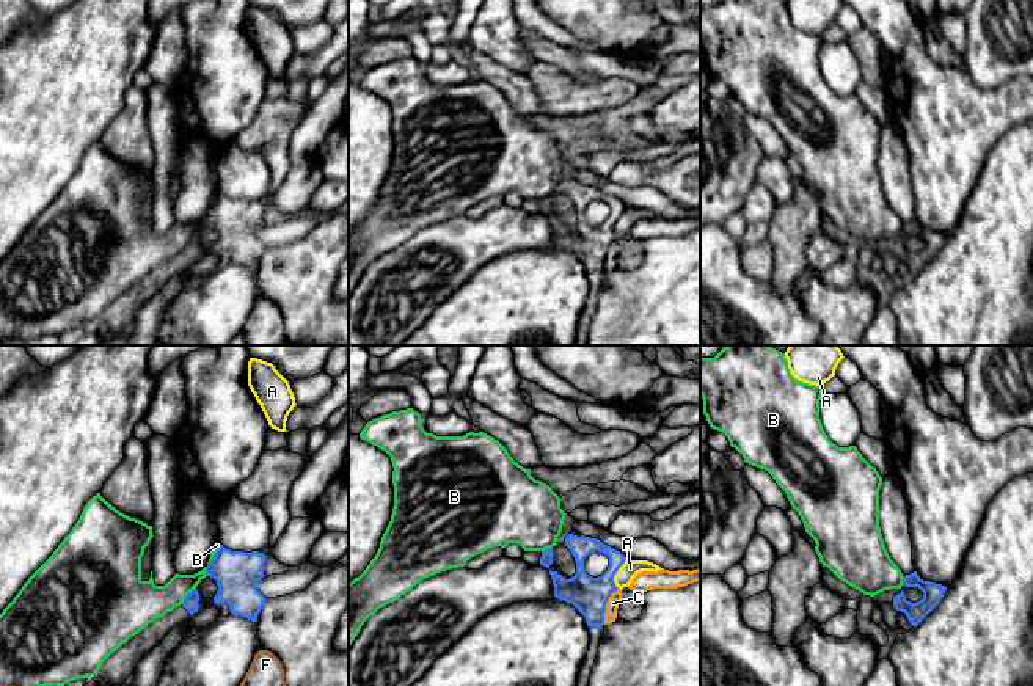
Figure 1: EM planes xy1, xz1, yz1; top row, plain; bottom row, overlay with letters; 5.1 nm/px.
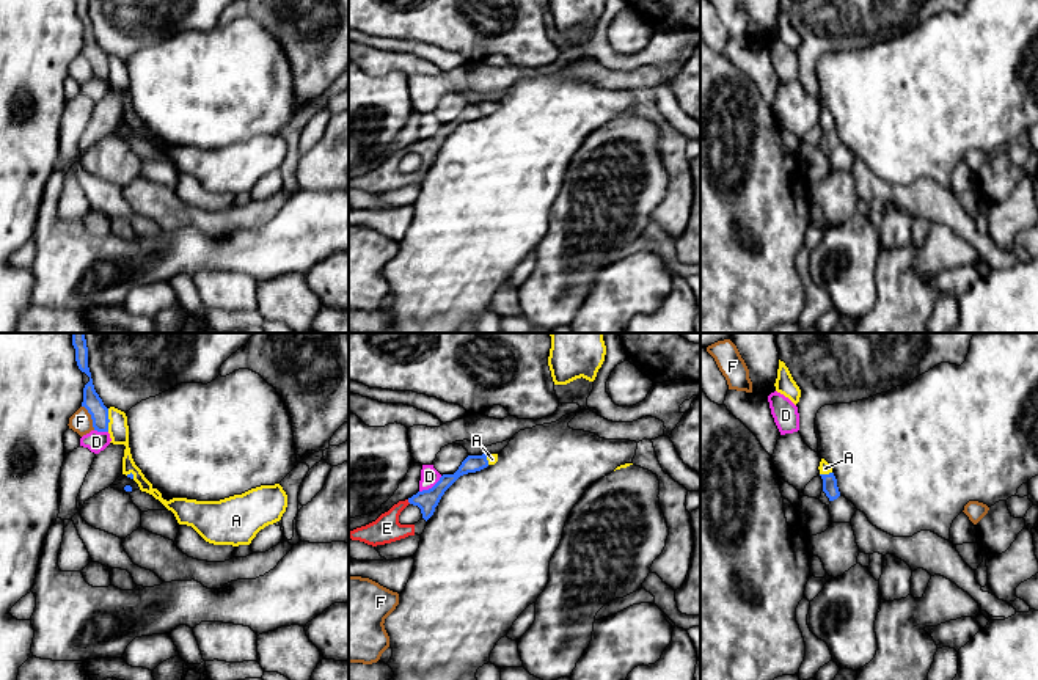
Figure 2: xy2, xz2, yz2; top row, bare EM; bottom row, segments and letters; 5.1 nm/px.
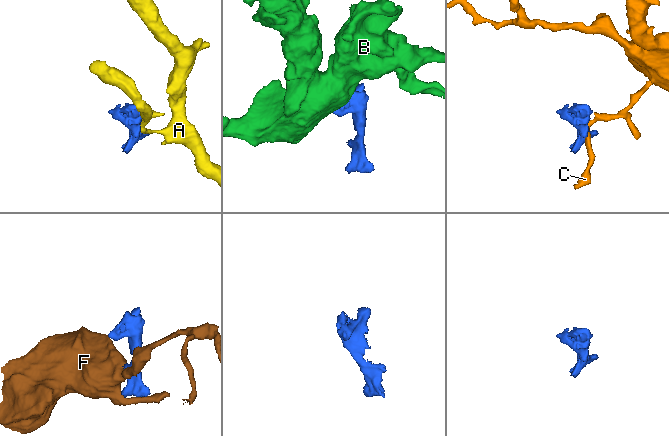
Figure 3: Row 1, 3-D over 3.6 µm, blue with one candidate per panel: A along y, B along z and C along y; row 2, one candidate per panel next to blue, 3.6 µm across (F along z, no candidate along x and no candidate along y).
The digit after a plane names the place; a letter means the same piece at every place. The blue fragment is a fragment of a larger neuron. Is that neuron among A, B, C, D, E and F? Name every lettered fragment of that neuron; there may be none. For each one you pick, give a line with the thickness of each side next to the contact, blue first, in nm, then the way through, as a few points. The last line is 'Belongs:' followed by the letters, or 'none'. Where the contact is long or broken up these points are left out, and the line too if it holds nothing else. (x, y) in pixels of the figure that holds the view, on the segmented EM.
A: 190/90 nm
E: 110/140 nm | across xz2 (427, 500), (409, 501), (393, 514), (387, 528)
Belongs: A, E

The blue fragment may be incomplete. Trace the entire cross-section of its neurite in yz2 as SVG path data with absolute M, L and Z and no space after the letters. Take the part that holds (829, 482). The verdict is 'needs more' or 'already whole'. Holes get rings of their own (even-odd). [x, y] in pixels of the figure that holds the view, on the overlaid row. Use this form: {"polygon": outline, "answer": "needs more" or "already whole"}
{"polygon": "M821 459L818 470L823 479L823 492L826 493L829 501L837 499L840 496L840 492L839 492L837 479L832 473L831 465L824 459Z", "answer": "needs more"}

